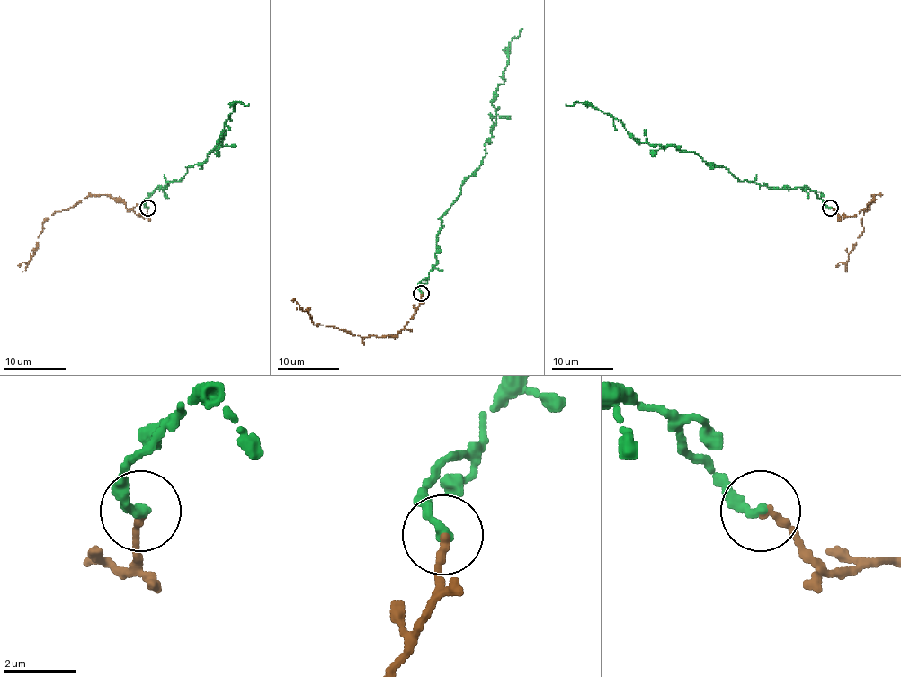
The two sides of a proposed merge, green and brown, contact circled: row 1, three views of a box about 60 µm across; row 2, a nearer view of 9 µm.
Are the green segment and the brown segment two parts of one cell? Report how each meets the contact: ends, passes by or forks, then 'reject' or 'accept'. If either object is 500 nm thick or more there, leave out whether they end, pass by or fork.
green ends | brown ends | accept

